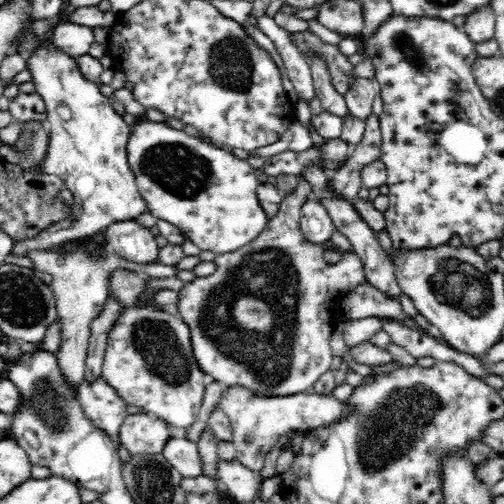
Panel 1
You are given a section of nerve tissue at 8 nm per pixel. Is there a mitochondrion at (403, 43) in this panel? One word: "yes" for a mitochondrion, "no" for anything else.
yes

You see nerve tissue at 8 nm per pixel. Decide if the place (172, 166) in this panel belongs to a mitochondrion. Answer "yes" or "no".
yes

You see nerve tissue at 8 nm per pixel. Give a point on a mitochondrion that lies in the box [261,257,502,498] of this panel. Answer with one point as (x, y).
(400, 418)

